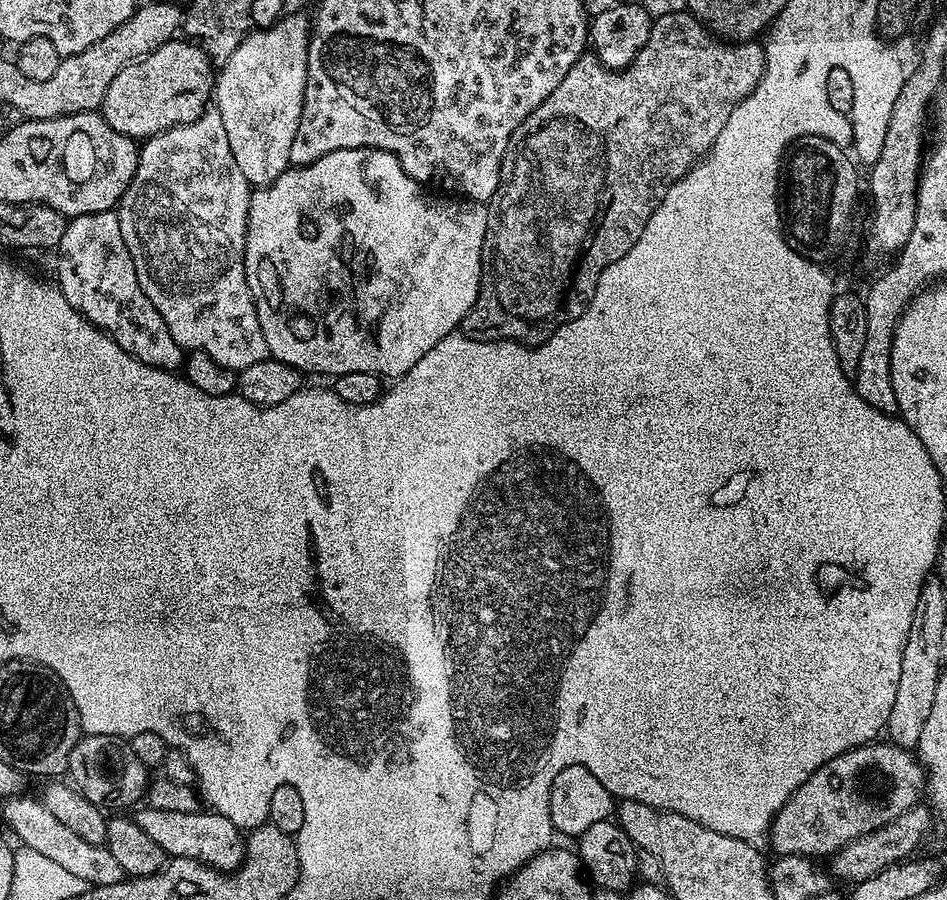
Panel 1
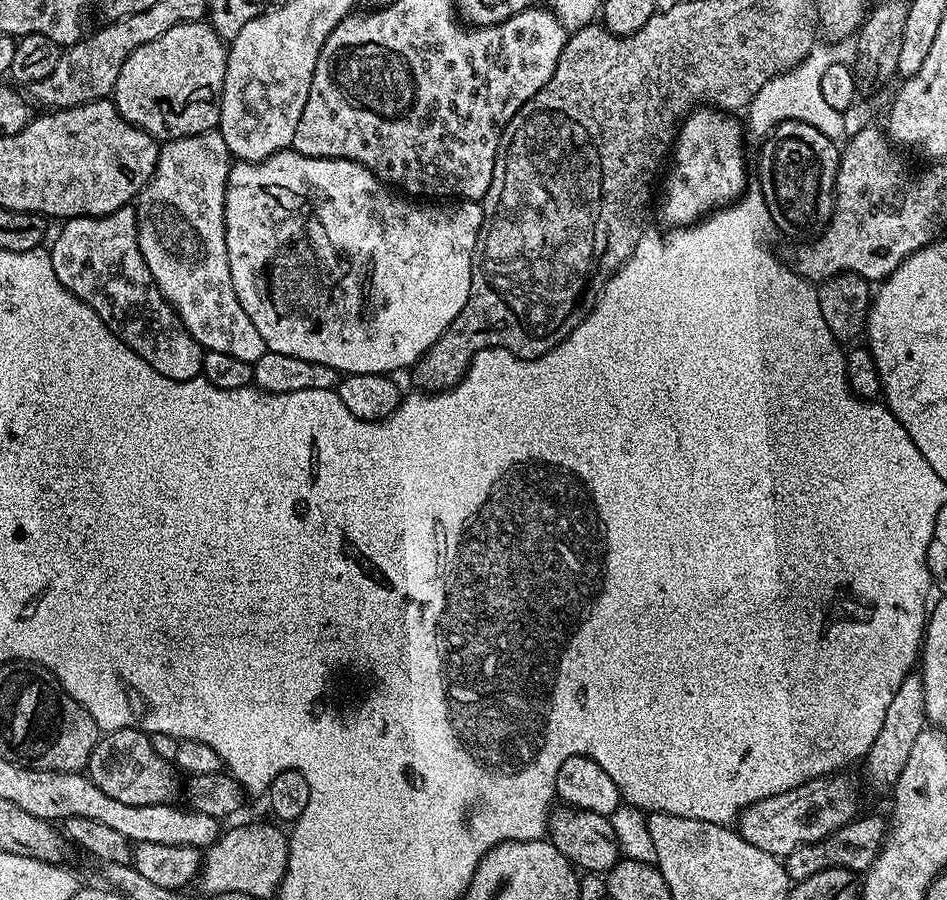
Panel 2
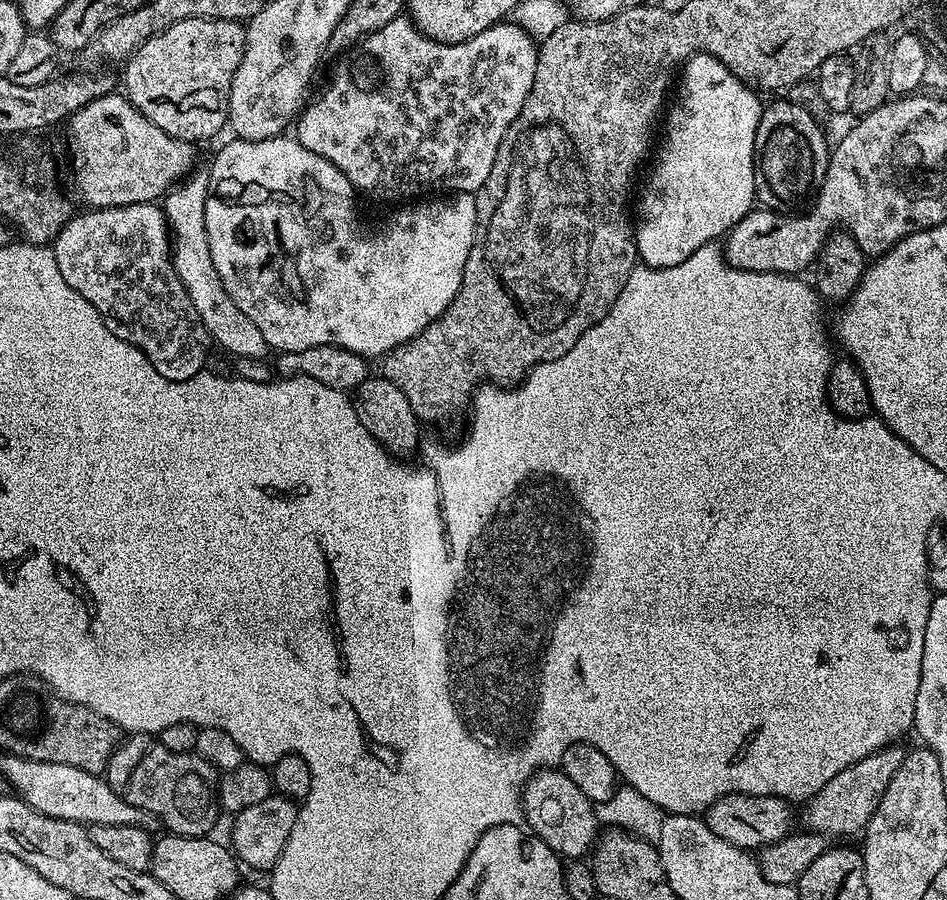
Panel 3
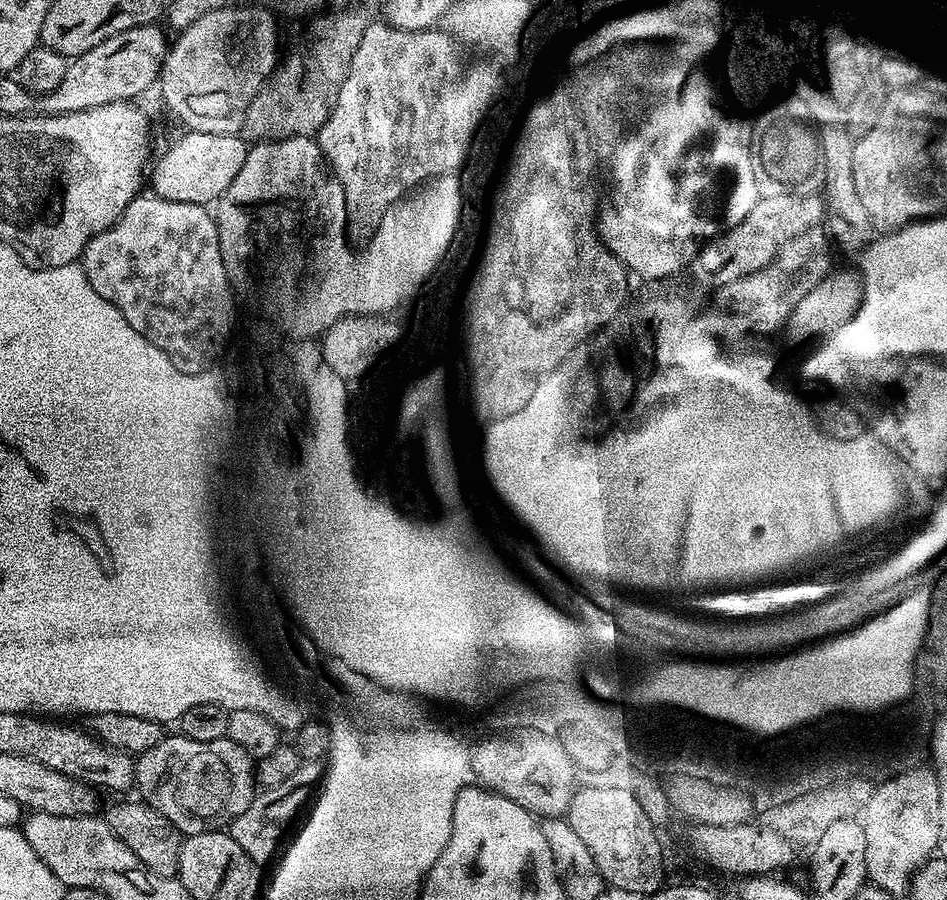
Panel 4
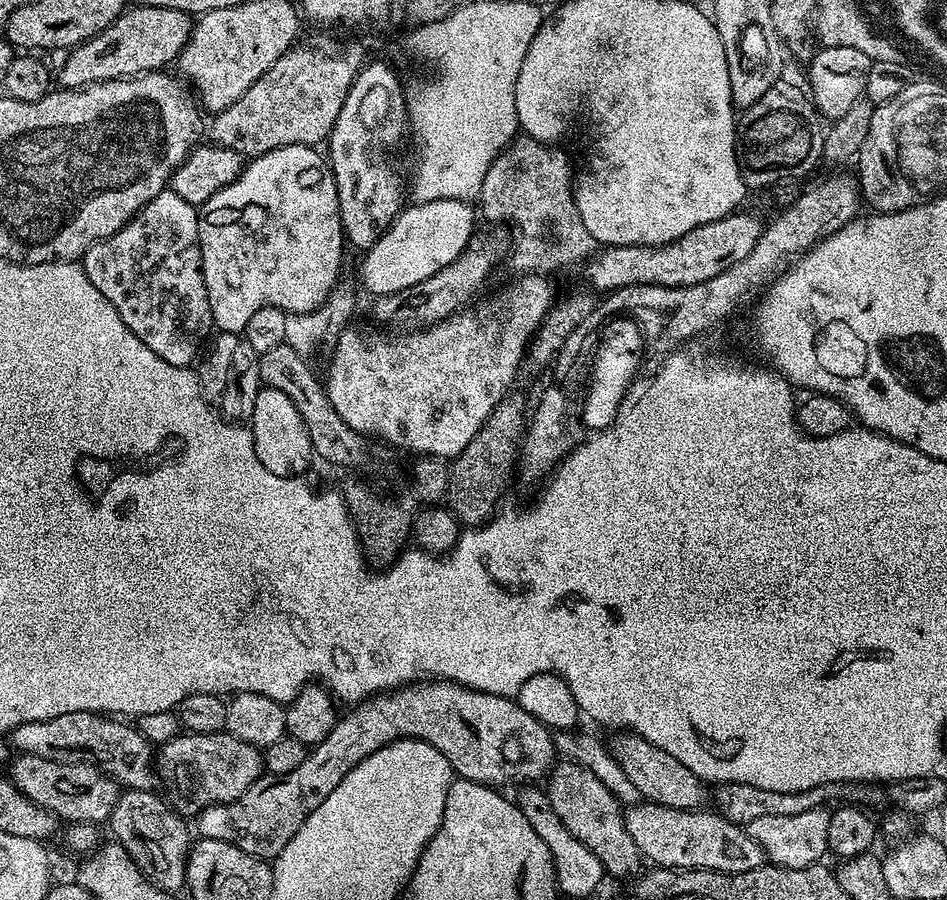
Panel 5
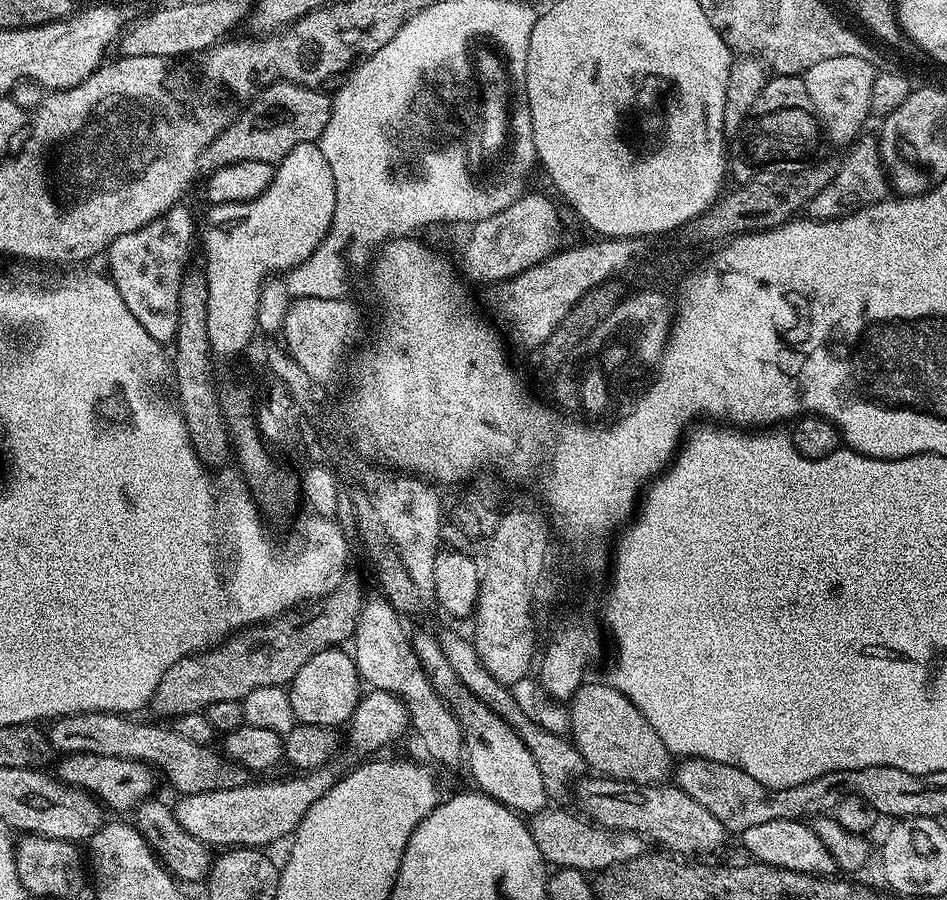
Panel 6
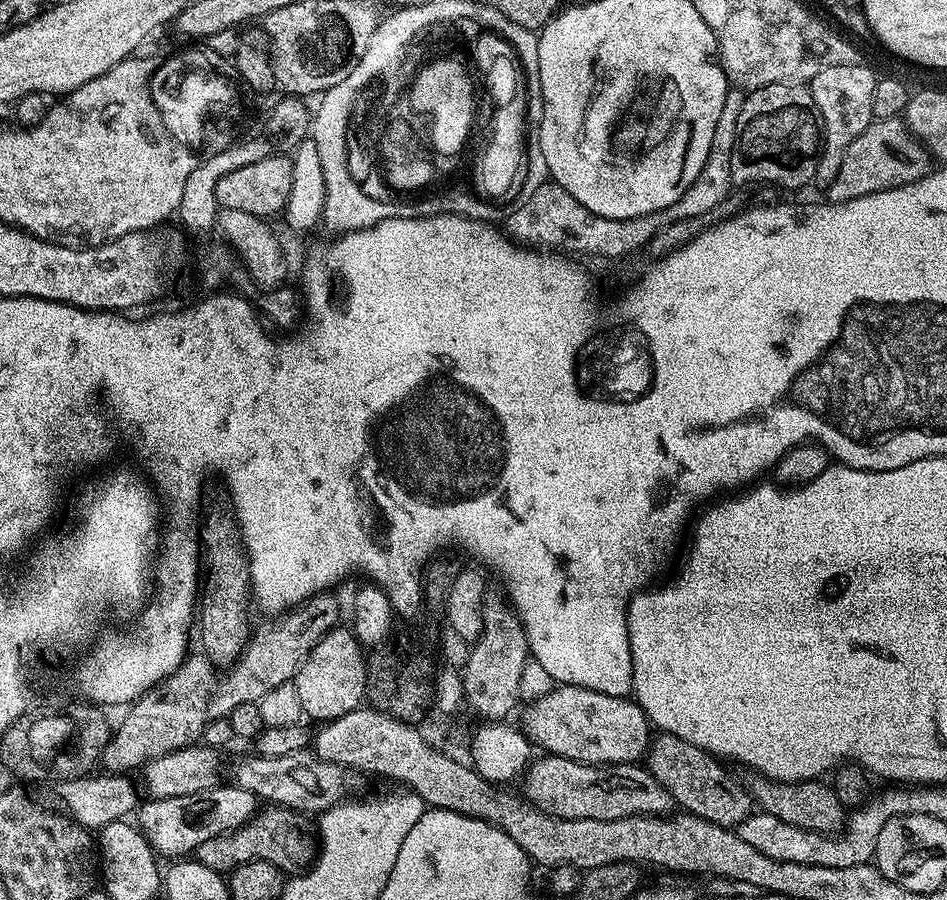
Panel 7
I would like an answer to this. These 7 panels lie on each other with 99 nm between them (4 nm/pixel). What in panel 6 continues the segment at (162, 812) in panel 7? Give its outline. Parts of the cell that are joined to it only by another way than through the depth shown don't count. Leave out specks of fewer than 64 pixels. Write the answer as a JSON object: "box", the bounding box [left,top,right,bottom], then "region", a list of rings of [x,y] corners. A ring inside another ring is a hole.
{"box":[174,766,338,849],"region":[[[332,766],[303,774],[292,774],[289,780],[268,780],[265,784],[245,782],[237,788],[213,788],[210,792],[184,794],[174,804],[174,819],[183,832],[189,832],[206,845],[239,846],[263,849],[264,844],[291,837],[299,828],[306,810],[319,804],[338,782]]]}

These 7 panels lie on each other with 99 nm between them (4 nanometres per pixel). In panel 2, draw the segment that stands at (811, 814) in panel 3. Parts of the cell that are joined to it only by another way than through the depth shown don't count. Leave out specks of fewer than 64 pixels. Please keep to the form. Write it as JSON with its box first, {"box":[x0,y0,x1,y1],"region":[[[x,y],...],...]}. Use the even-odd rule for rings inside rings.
{"box":[862,674,927,790],"region":[[[910,674],[904,679],[902,686],[898,686],[898,694],[894,694],[886,710],[886,722],[882,722],[882,730],[878,730],[874,746],[870,746],[868,755],[862,761],[864,772],[874,787],[888,790],[895,785],[902,770],[906,770],[906,762],[910,762],[910,749],[918,734],[925,730],[927,718],[924,681],[919,675]]]}

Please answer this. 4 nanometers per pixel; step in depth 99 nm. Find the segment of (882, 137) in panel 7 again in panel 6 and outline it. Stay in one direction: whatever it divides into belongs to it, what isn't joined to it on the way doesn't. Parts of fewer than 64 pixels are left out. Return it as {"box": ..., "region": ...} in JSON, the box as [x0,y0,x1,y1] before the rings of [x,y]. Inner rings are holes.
{"box":[806,138,890,220],"region":[[[860,138],[847,149],[848,152],[836,165],[834,178],[826,182],[823,190],[808,203],[806,212],[813,220],[837,220],[843,216],[854,214],[871,204],[877,204],[890,196],[890,177],[880,161],[880,145],[875,139]]]}

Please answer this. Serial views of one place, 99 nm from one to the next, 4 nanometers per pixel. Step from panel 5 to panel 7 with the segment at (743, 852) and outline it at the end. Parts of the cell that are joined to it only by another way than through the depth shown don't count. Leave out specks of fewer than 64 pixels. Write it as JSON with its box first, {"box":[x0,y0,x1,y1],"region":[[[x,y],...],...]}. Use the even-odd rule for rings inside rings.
{"box":[522,755,674,820],"region":[[[541,755],[525,768],[522,795],[540,811],[563,820],[590,818],[617,820],[627,816],[663,816],[674,808],[672,795],[648,772],[635,764],[583,764],[565,756]]]}

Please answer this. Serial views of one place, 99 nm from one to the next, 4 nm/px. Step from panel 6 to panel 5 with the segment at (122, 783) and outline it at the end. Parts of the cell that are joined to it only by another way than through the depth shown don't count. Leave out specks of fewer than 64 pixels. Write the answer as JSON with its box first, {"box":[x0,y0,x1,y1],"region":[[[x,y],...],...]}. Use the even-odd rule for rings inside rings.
{"box":[11,754,122,825],"region":[[[20,754],[11,761],[11,768],[12,785],[22,790],[30,802],[73,824],[103,825],[103,820],[105,823],[111,817],[122,791],[121,785],[106,775],[103,768],[80,758],[51,760]]]}

